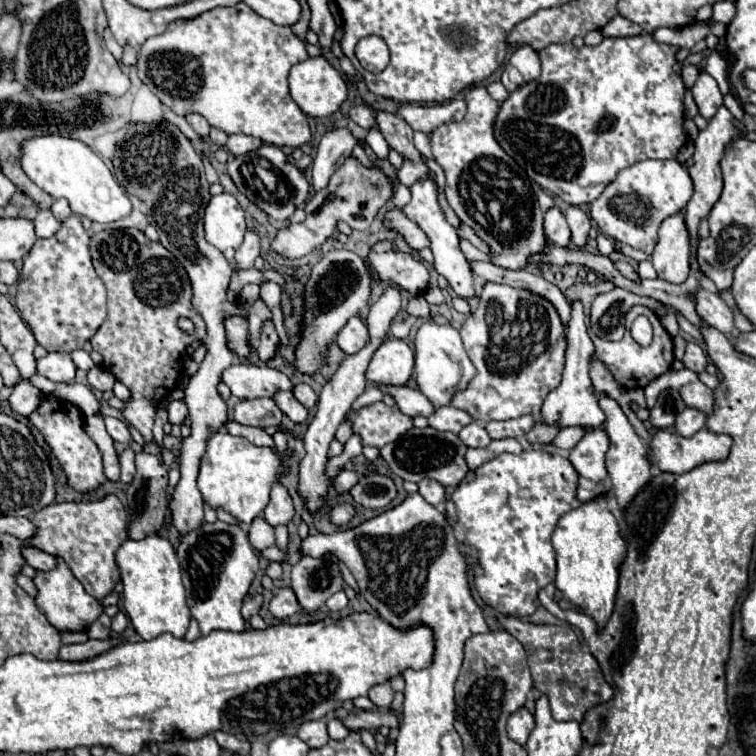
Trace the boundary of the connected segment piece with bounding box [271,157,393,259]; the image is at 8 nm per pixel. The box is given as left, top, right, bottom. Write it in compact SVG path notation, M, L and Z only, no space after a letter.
M349 157L333 173L329 185L325 189L321 189L319 193L315 193L307 201L307 205L305 205L307 219L303 223L299 223L299 229L281 229L277 233L277 237L273 239L273 243L271 243L271 249L277 251L277 253L283 253L285 257L297 259L297 257L303 257L303 255L311 253L325 239L329 239L335 233L339 221L345 221L355 231L365 231L365 229L369 229L369 225L375 219L377 211L391 197L393 197L393 187L391 187L391 181L389 181L389 177L385 175L385 171L381 167L377 167L377 165L365 167L355 157Z

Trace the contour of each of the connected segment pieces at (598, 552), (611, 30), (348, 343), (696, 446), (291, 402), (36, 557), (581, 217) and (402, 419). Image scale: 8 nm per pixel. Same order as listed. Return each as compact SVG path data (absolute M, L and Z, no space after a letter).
M595 497L581 503L581 507L565 513L551 537L557 553L557 577L555 585L563 591L563 597L591 615L599 629L607 623L619 585L619 565L625 561L627 545L619 533L619 523L607 507L605 497Z
M615 15L615 19L611 19L611 23L607 23L607 27L601 29L603 37L635 37L641 35L643 29L637 23L631 23L629 19Z
M359 317L349 319L347 325L339 331L337 343L339 343L339 347L343 349L343 353L347 353L347 355L359 353L359 351L369 343L367 325L365 325Z
M701 429L699 433L695 433L693 437L681 437L673 431L657 431L651 439L651 451L649 451L649 461L655 463L661 471L669 471L669 473L687 473L703 463L709 461L725 461L729 455L733 439L729 435L721 435L721 433L713 433L709 429Z
M279 391L275 393L275 403L279 405L279 409L293 421L293 423L305 423L309 417L309 411L295 399L295 395L291 391Z
M23 547L23 557L37 571L51 571L51 569L57 567L57 559L53 555L43 553L35 547Z
M567 207L565 217L567 217L567 223L571 227L571 239L573 239L573 243L577 247L583 247L585 241L587 241L589 229L591 229L589 215L581 207Z
M385 403L367 405L349 417L353 421L353 433L361 435L363 445L373 447L383 447L411 429L411 417L405 417L397 407L387 407Z

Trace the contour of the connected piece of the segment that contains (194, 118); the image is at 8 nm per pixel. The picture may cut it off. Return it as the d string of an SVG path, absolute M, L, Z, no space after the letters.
M189 113L189 115L185 115L185 119L189 121L189 125L191 125L201 137L207 137L207 135L209 135L211 125L207 123L205 117L201 117L201 115L197 115L197 113Z

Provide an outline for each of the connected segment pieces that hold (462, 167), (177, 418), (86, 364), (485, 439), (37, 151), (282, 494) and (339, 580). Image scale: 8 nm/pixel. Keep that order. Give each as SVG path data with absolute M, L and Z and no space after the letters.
M483 85L465 93L467 115L457 123L447 123L431 133L435 161L443 167L447 185L445 195L457 217L475 229L491 247L491 259L505 269L523 269L529 255L543 251L543 213L527 173L495 143L493 121L499 103L489 97Z
M171 401L169 403L169 423L181 425L187 417L187 405L183 401Z
M71 351L69 353L71 355L71 359L73 359L73 363L79 367L79 369L83 369L83 371L89 371L95 363L93 363L93 359L89 357L89 353L87 351Z
M469 423L461 429L459 437L467 447L487 447L491 443L491 437L487 435L485 427L481 423Z
M39 135L21 141L19 147L25 175L53 199L67 199L73 213L89 217L95 223L111 223L131 213L131 203L125 191L119 187L109 167L89 145L71 137Z
M275 483L271 489L271 501L263 511L263 519L271 527L277 527L277 525L287 525L293 519L293 515L295 515L295 509L287 489L281 483Z
M327 553L319 559L301 557L291 569L291 589L305 611L315 611L325 605L329 595L345 589L337 555Z

